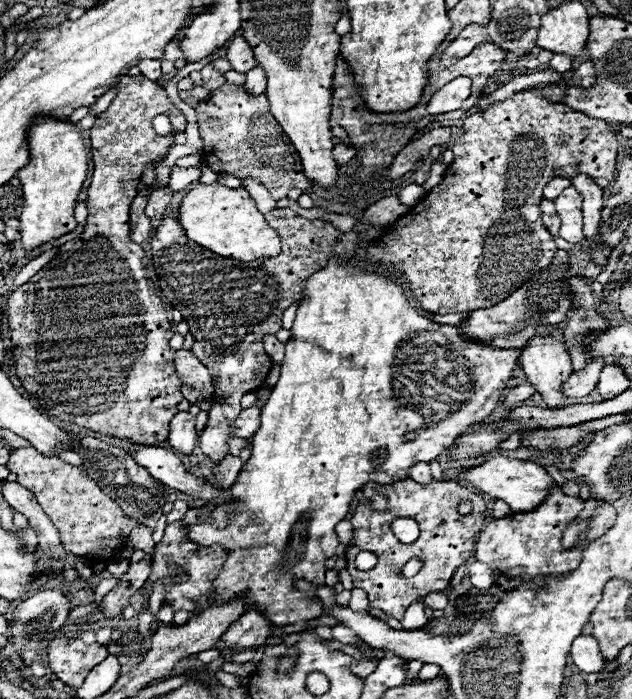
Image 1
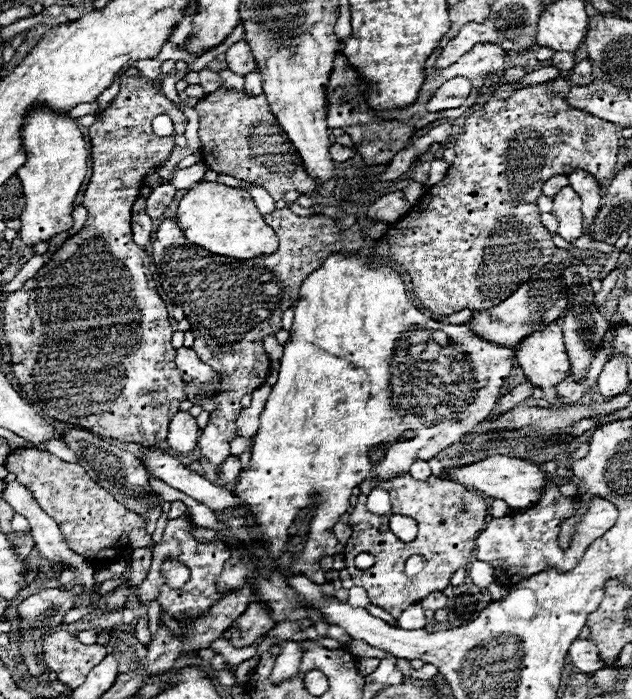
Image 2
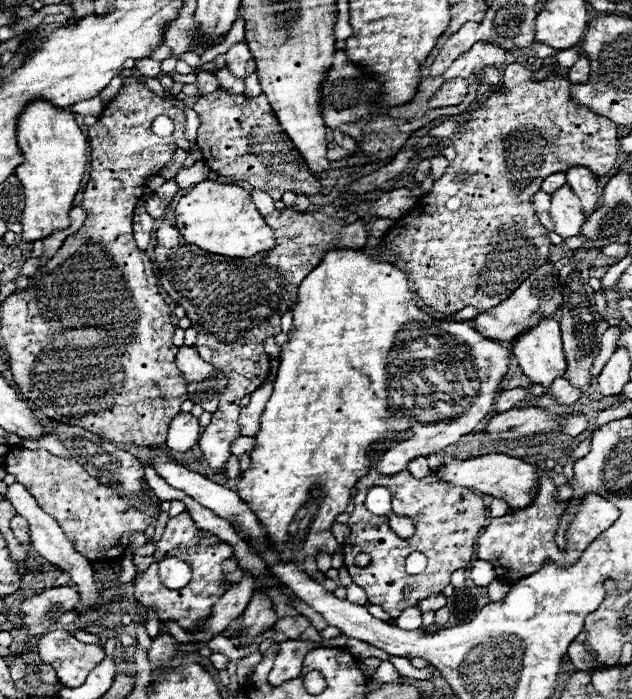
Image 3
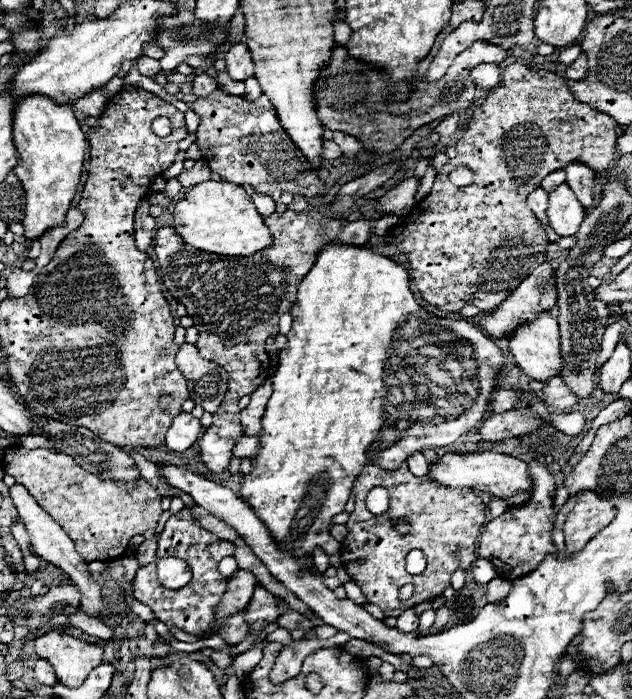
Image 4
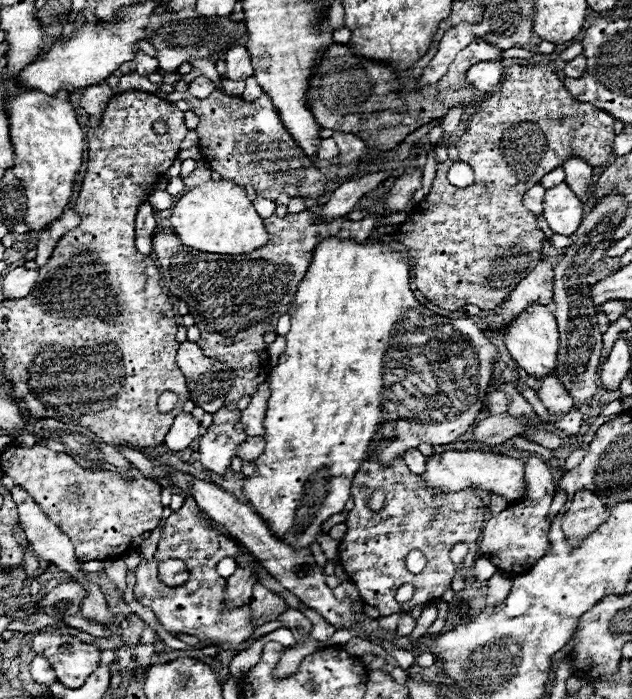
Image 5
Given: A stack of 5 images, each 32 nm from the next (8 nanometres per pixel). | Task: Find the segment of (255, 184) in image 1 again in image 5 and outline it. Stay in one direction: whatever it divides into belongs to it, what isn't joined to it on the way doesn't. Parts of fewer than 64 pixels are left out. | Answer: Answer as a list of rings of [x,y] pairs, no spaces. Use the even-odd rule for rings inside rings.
[[[256,196],[256,210],[258,210],[258,214],[262,216],[262,218],[268,218],[268,216],[272,216],[274,214],[274,210],[276,210],[276,204],[272,202],[272,200],[268,200],[268,198],[262,198],[262,196]]]

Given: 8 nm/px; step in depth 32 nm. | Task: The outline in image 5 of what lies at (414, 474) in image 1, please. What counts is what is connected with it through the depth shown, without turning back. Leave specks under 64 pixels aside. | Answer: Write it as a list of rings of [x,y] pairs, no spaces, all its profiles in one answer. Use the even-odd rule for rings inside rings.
[[[412,450],[412,452],[408,452],[406,456],[404,456],[404,462],[408,464],[408,468],[414,472],[414,474],[424,474],[424,468],[426,468],[426,458],[418,452],[418,450]]]

